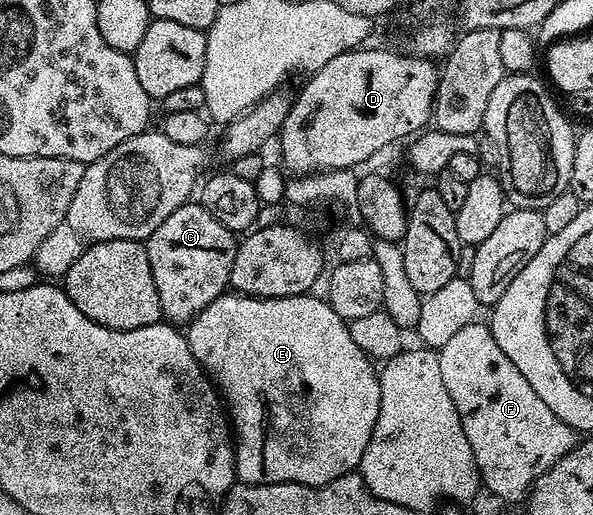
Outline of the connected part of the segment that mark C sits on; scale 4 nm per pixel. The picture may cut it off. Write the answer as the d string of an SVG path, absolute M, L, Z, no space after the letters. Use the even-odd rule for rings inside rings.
M197 203L177 207L177 211L173 211L173 215L169 215L169 219L165 219L165 223L161 223L157 231L153 231L153 235L147 238L145 244L149 255L149 271L153 271L153 284L157 286L157 299L161 303L164 318L170 324L176 327L186 326L201 311L205 311L205 307L209 307L213 299L228 292L237 237L225 227L221 227L221 223L217 223L217 219L213 219L213 215L205 211L205 207Z

